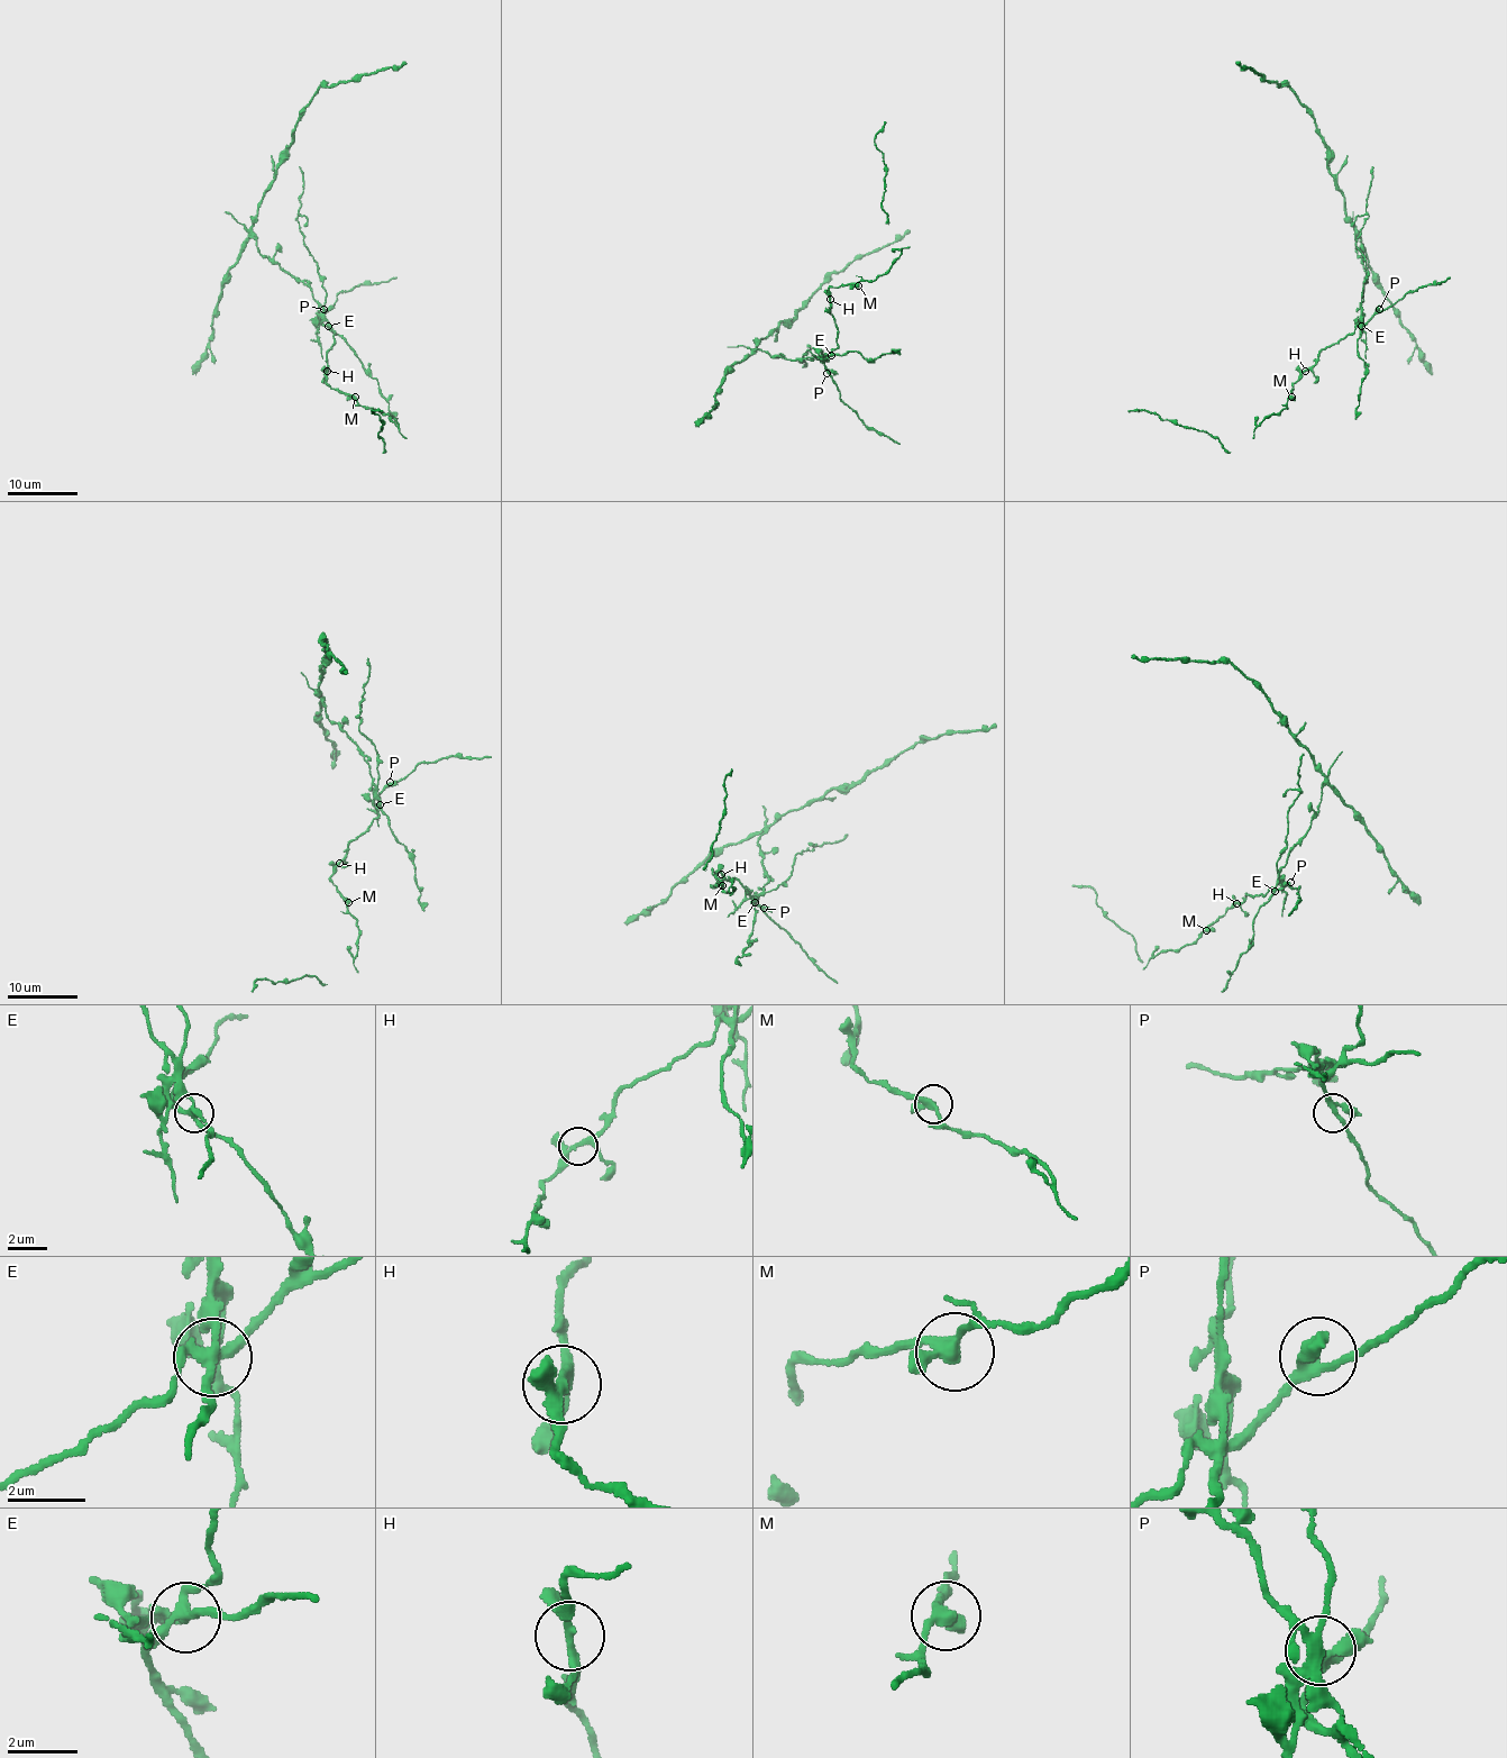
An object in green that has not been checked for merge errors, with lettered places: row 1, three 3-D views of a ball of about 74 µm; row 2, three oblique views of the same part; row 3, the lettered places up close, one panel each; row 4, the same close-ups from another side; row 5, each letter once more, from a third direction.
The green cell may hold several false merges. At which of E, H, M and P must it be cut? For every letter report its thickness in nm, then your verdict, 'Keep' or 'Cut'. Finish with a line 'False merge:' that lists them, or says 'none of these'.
E: Thickness 280 nm. Cut
H: Thickness 240 nm. Keep
M: Thickness 280 nm. Keep
P: Thickness 240 nm. Keep
False merge: E

